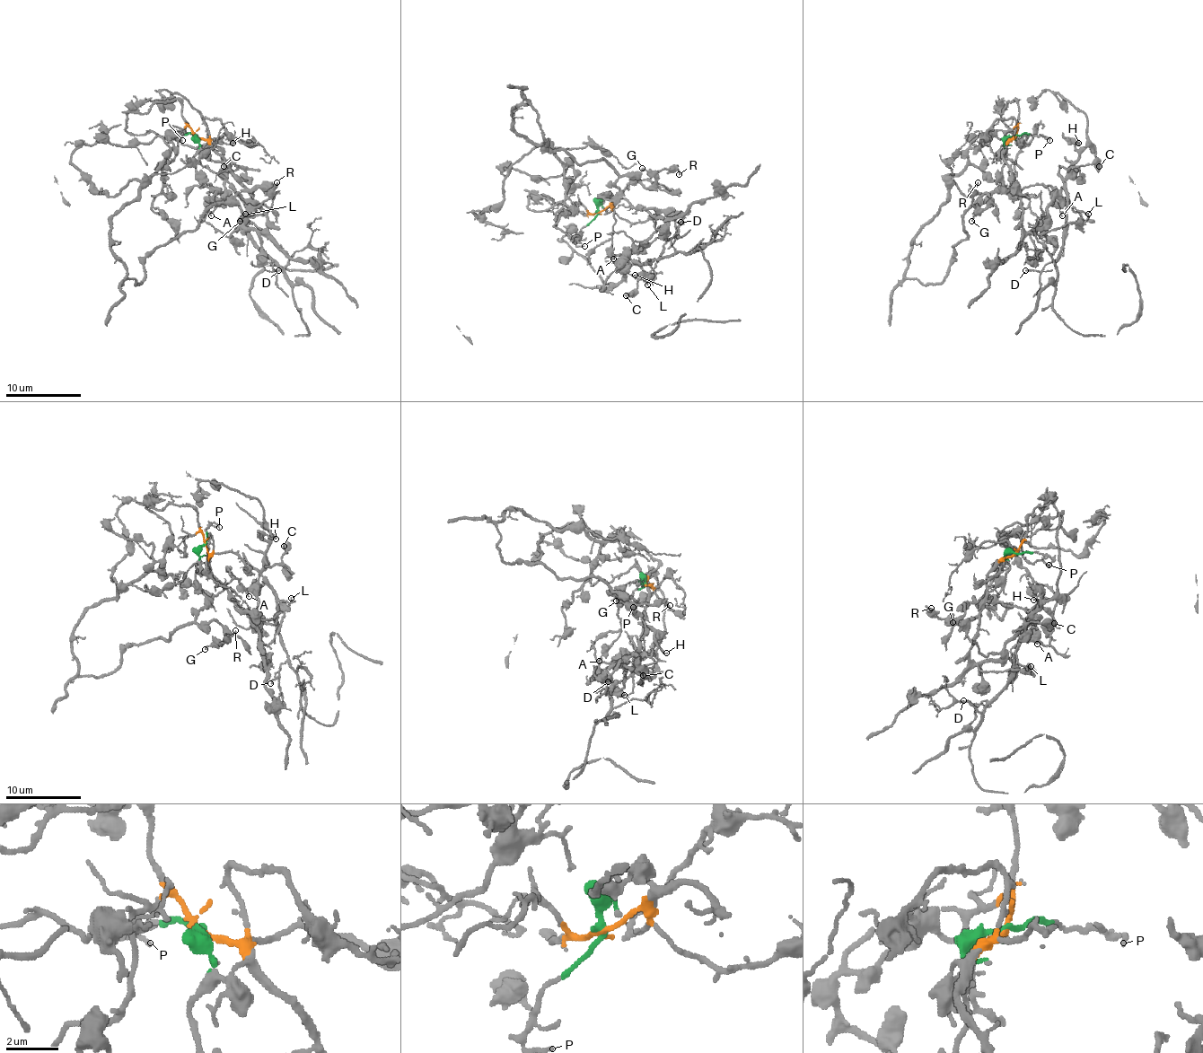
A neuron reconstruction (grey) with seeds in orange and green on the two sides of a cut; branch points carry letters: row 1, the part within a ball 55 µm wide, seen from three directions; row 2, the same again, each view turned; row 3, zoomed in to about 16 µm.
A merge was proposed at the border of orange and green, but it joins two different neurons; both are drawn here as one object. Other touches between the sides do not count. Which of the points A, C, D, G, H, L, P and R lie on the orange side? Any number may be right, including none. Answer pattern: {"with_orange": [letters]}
{"with_orange": ["C", "D", "H", "L"]}

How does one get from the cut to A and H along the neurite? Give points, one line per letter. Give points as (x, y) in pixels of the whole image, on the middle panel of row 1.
A: (599, 212), (601, 201), (595, 201), (597, 199), (610, 199), (613, 203), (613, 259)
H: (599, 212), (621, 199), (673, 220), (673, 237), (644, 242), (627, 259), (625, 275), (619, 272), (634, 275)

